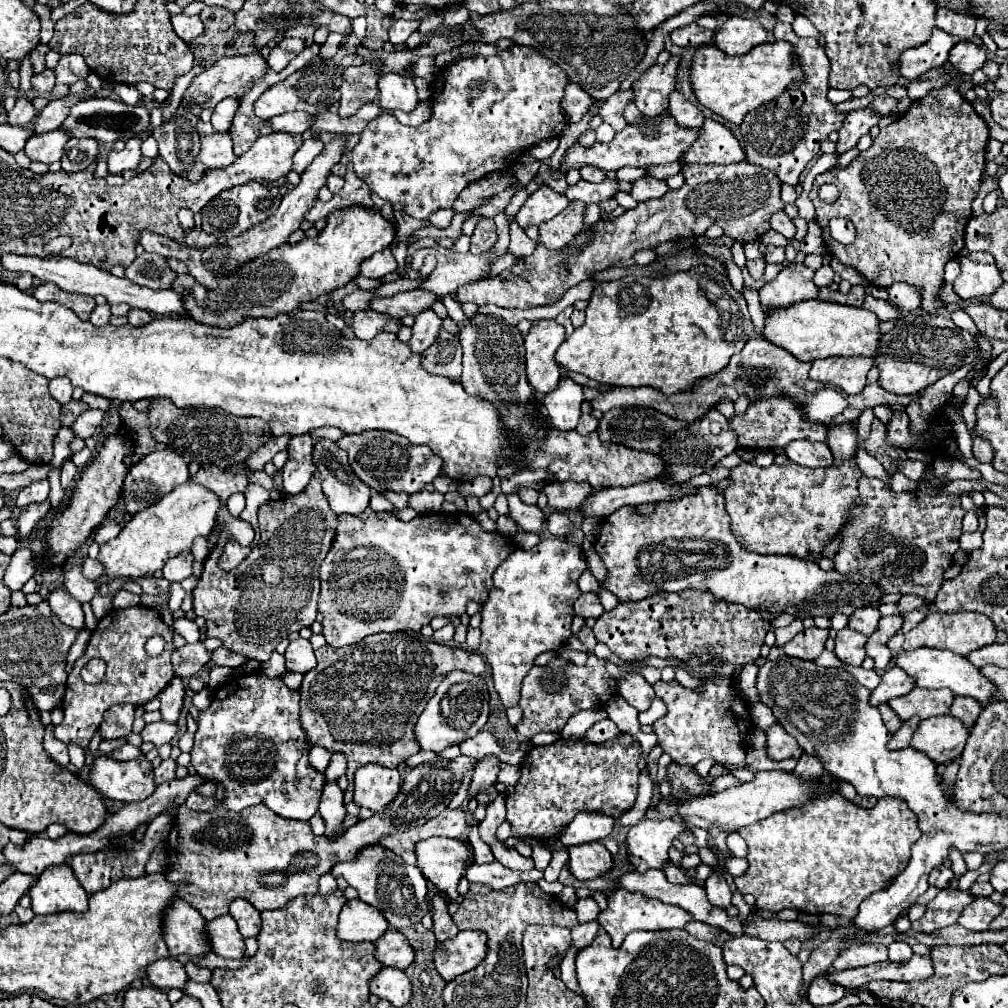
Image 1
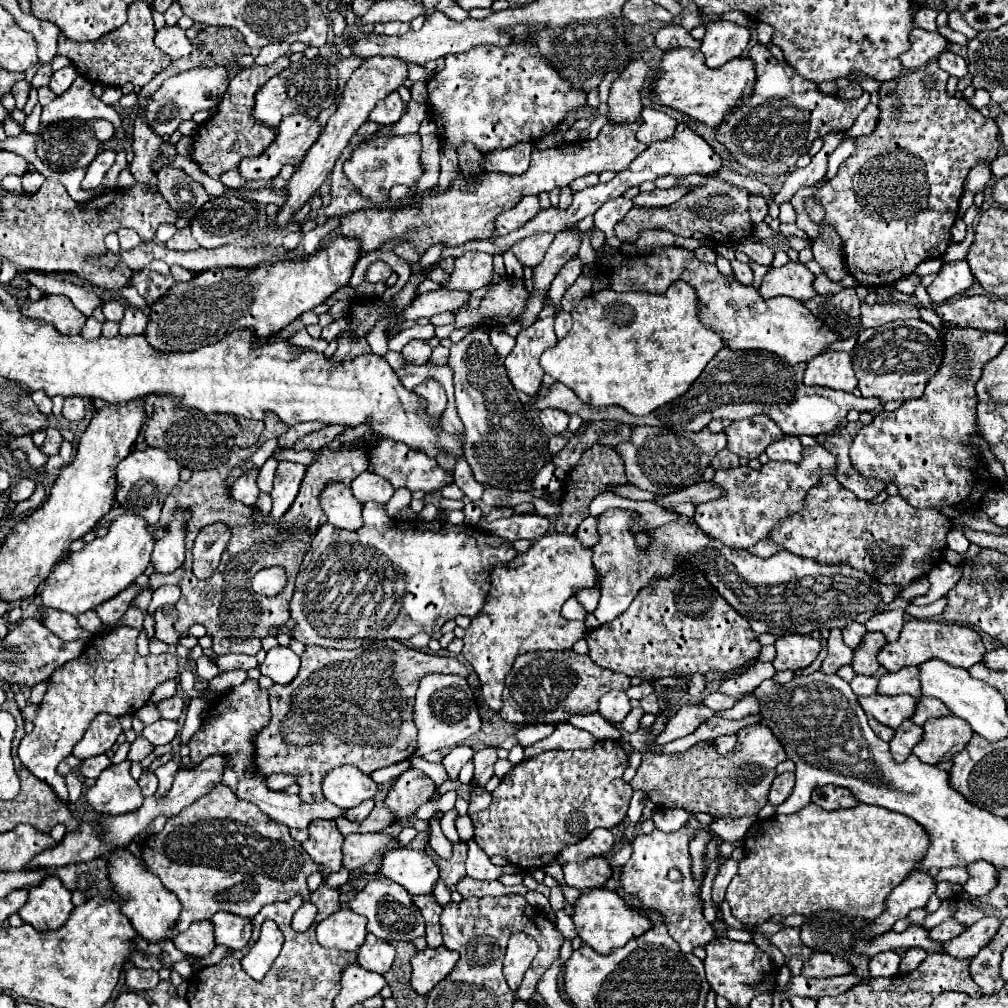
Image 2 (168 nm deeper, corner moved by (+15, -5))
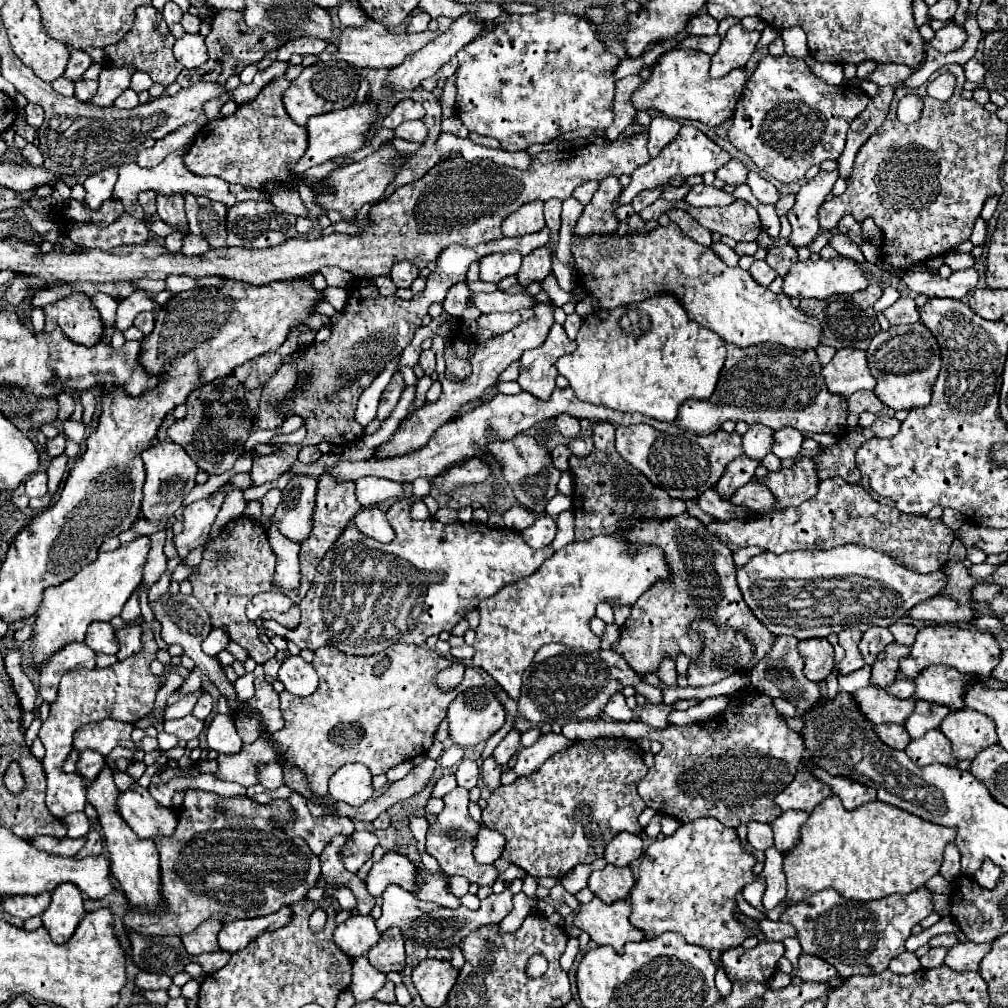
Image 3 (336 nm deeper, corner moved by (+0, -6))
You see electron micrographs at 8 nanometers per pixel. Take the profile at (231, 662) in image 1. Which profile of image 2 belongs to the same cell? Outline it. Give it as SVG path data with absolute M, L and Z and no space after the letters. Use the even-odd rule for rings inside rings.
M222 655L216 659L216 665L222 671L230 671L230 669L252 669L258 665L256 657L248 657L248 655Z

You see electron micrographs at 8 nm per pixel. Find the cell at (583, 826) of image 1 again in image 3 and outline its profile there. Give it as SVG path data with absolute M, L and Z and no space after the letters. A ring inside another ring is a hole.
M619 832L609 844L603 854L607 864L615 866L629 866L633 860L637 860L643 852L643 842L639 836L629 832Z

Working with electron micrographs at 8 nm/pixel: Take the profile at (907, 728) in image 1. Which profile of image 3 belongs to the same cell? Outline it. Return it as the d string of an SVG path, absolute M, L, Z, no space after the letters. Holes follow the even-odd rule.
M929 730L923 738L915 738L909 742L905 748L909 758L917 762L917 766L927 766L927 764L949 764L955 766L955 758L951 756L951 742L947 742L945 734L937 730Z

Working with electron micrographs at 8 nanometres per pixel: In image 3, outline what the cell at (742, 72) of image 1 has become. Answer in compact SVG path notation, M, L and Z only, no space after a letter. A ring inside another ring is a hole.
M673 48L673 50L665 52L653 66L649 80L645 80L643 86L631 96L631 102L639 110L655 108L671 118L699 120L707 126L723 124L725 120L729 120L735 114L733 104L741 96L741 90L745 88L749 76L747 76L745 68L739 68L723 78L711 78L709 60L711 58L707 54L693 52L693 50Z

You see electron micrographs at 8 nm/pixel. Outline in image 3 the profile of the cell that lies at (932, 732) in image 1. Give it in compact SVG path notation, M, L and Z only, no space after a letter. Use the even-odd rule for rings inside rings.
M955 710L941 722L939 728L949 738L953 756L957 760L973 760L985 746L997 744L991 718L975 710Z

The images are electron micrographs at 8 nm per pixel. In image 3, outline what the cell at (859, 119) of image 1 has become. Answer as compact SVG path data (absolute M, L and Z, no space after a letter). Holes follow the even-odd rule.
M821 170L813 180L807 180L799 188L799 192L795 194L795 204L787 214L787 218L793 226L789 244L809 246L813 242L813 238L819 234L817 210L823 204L825 196L831 192L837 178L839 178L839 170L835 170L835 172Z

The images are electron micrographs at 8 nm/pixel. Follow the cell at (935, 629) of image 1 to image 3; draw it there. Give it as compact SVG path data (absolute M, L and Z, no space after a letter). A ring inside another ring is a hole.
M925 626L917 632L917 640L911 646L909 656L901 658L899 662L899 670L907 676L907 678L915 678L915 674L919 674L923 668L933 666L933 664L945 664L945 666L953 666L963 674L979 674L979 676L989 676L991 670L999 664L999 656L1001 656L1001 648L995 642L995 638L989 632L981 632L981 630L967 630L967 628L959 628L959 626Z

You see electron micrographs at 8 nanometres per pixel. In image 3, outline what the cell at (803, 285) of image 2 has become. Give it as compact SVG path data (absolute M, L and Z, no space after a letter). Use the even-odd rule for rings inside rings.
M807 260L807 262L795 262L789 274L783 278L783 292L791 298L829 298L831 294L853 294L857 290L863 290L869 286L867 274L859 268L853 260Z

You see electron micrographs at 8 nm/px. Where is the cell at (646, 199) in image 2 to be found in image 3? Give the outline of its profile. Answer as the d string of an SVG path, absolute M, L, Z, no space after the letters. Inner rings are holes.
M697 184L691 186L691 190L685 196L685 202L689 206L727 206L731 204L735 198L715 186L705 186L705 184Z

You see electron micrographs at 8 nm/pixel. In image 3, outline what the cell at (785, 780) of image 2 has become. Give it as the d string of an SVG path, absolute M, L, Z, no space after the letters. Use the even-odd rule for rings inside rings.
M799 770L793 782L775 798L775 804L781 810L807 810L811 812L821 800L825 800L831 790L815 780L811 774Z

